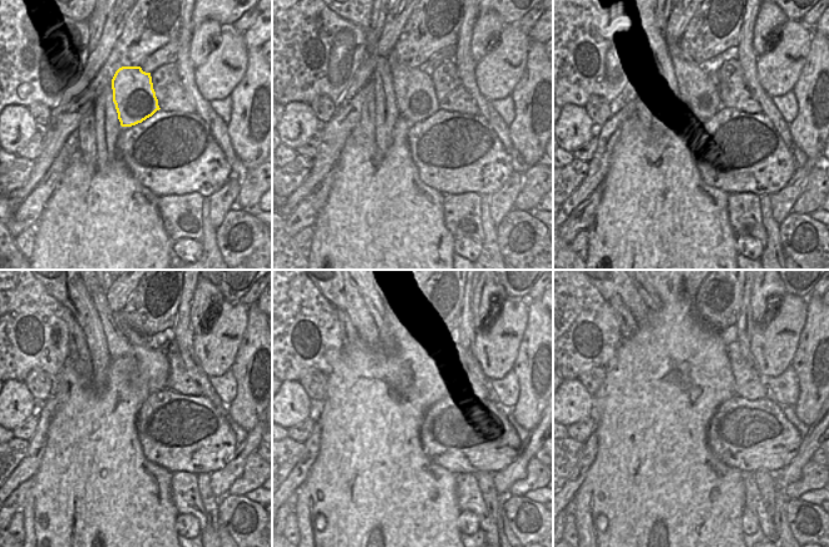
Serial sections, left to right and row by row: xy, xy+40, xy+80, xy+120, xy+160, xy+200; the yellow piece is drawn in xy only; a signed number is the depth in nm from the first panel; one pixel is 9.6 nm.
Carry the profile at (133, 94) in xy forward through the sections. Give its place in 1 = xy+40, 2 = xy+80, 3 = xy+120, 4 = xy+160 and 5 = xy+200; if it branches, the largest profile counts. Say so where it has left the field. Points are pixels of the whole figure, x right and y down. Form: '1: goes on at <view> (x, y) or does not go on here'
1: goes on at xy+40 (417, 100)
2: goes on at xy+80 (696, 90)
3: goes on at xy+120 (119, 348)
4: goes on at xy+160 (373, 296)
5: goes on at xy+200 (650, 296)

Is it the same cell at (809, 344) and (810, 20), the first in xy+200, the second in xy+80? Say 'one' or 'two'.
two

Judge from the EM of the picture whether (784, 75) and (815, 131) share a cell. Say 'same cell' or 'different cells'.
different cells

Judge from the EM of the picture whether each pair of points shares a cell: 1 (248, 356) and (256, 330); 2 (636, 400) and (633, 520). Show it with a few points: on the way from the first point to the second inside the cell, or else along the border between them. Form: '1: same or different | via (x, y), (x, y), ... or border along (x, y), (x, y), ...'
1: same | via (255, 350), (256, 336)
2: same | via (636, 430), (636, 466), (632, 473), (633, 489)

